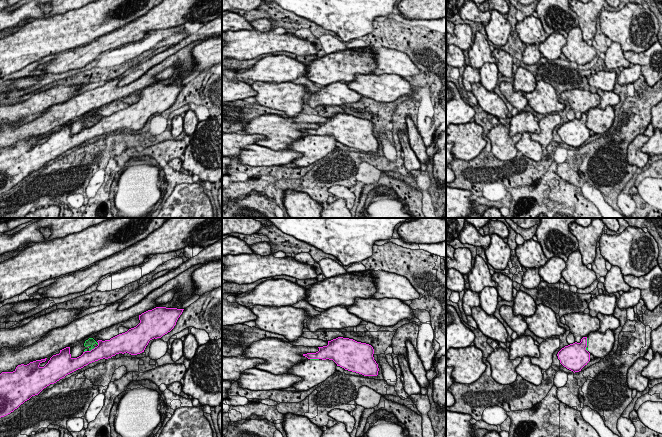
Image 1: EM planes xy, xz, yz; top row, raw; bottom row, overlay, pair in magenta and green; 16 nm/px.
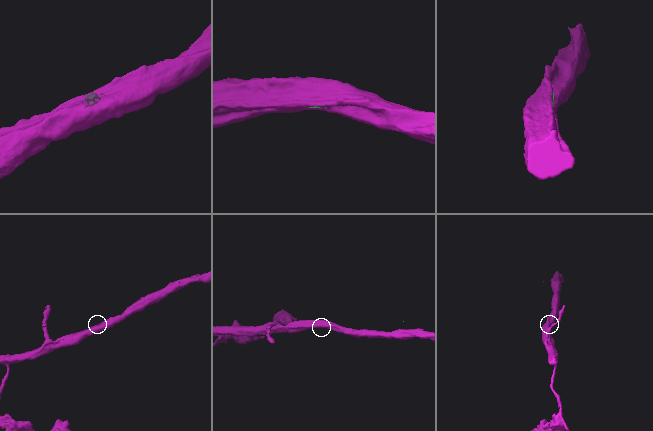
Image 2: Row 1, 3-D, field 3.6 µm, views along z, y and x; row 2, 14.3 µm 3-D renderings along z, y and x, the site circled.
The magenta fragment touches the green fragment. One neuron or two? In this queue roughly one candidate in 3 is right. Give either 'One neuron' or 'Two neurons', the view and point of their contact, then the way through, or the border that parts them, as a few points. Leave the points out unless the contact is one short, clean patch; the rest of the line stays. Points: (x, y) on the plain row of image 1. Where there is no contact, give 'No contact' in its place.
Two neurons. Touches magenta at xy (92, 125)

